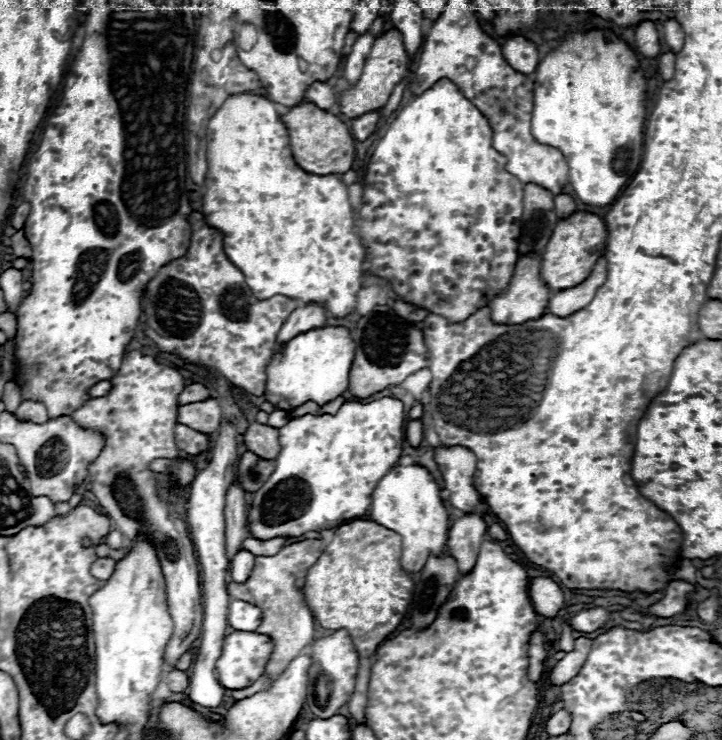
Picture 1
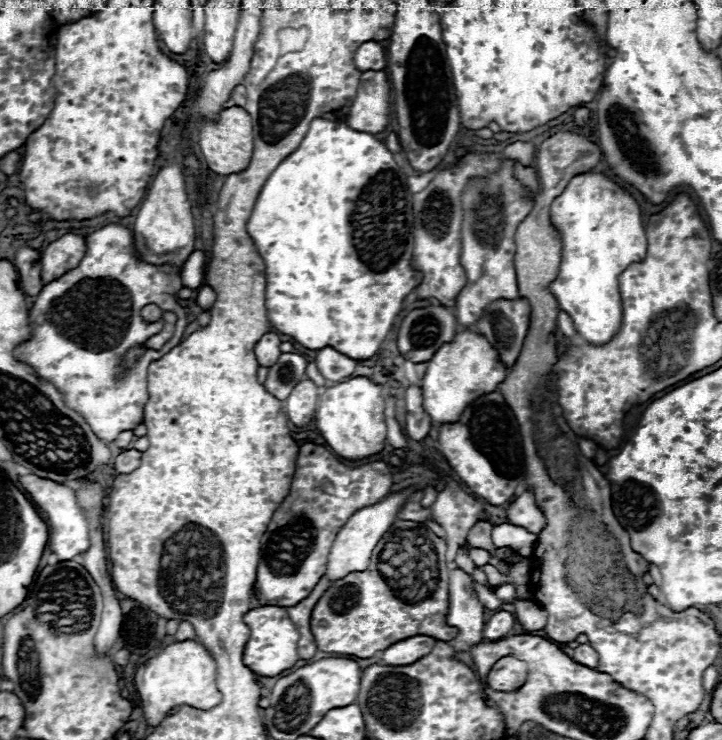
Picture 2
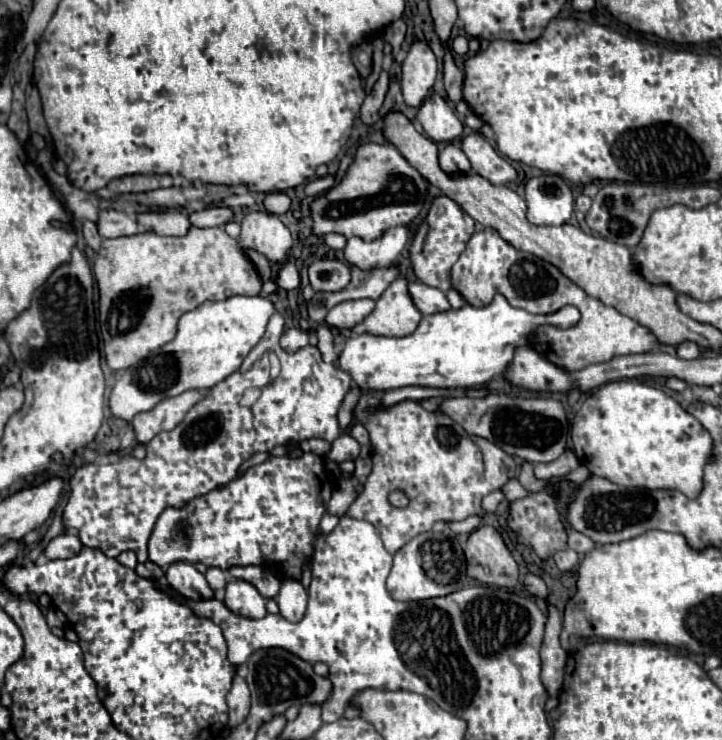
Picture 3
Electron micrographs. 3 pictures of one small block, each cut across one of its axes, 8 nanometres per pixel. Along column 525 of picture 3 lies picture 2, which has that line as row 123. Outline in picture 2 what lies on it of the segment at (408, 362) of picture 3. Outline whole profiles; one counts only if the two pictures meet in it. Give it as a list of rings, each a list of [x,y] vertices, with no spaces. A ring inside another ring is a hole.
[[[314,118],[300,146],[268,176],[246,222],[246,230],[266,266],[270,324],[310,350],[332,346],[354,360],[372,358],[400,314],[404,298],[422,280],[422,274],[410,266],[414,248],[410,198],[406,174],[374,134],[356,132],[344,122]]]

